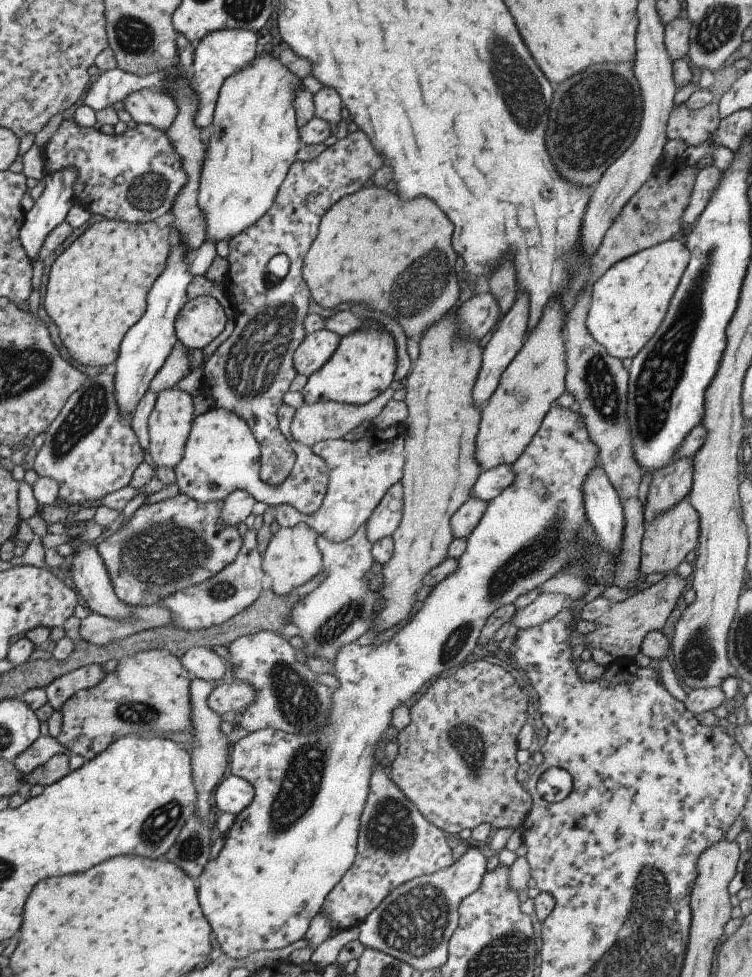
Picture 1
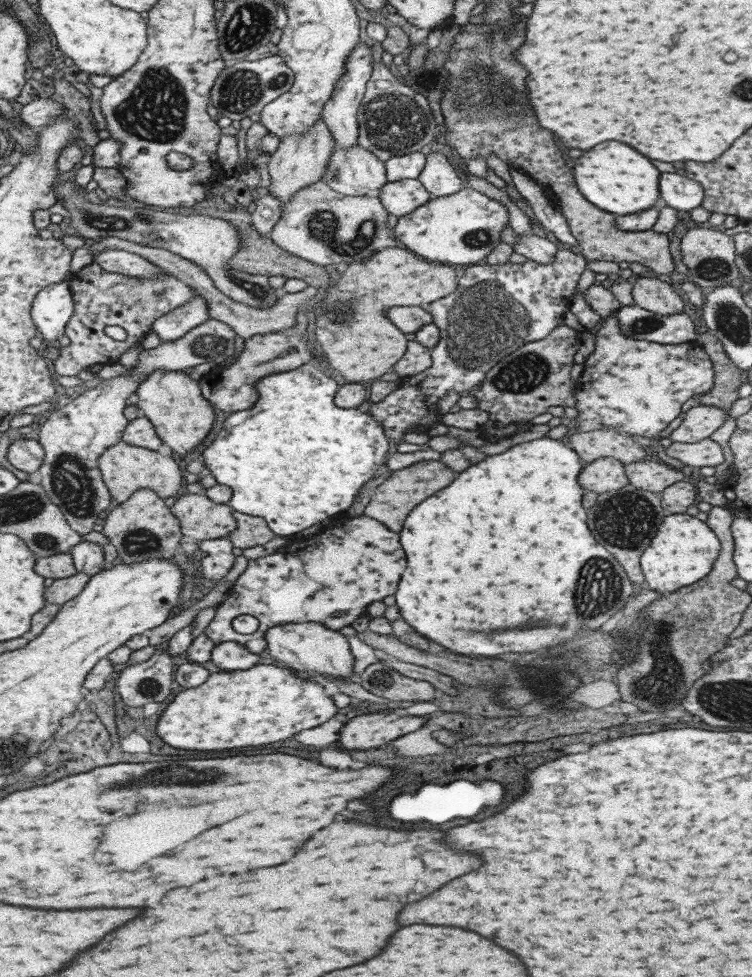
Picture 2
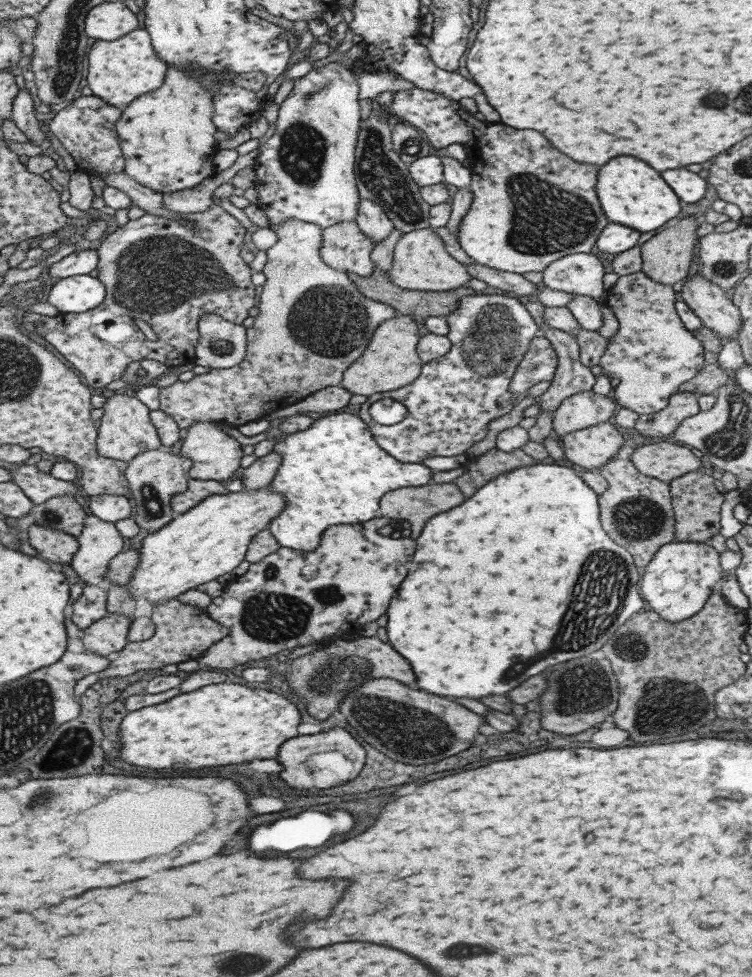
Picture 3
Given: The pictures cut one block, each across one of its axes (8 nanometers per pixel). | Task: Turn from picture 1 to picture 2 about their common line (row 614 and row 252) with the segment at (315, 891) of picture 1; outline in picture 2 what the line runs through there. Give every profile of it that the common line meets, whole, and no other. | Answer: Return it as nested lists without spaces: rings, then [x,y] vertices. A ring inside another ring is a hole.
[[[464,187],[448,196],[431,198],[412,214],[399,218],[393,234],[403,248],[422,259],[436,260],[436,264],[477,265],[483,263],[498,244],[502,244],[500,235],[507,224],[510,226],[510,213],[502,203],[472,187]]]

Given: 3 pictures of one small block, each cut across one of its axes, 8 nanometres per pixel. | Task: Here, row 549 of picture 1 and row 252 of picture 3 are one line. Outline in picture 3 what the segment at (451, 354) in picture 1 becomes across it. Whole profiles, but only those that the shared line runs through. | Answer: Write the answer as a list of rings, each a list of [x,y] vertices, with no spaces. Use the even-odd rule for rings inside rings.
[[[433,228],[403,234],[393,255],[394,265],[388,274],[404,289],[438,293],[464,287],[473,279],[467,268],[446,251],[444,240]]]

